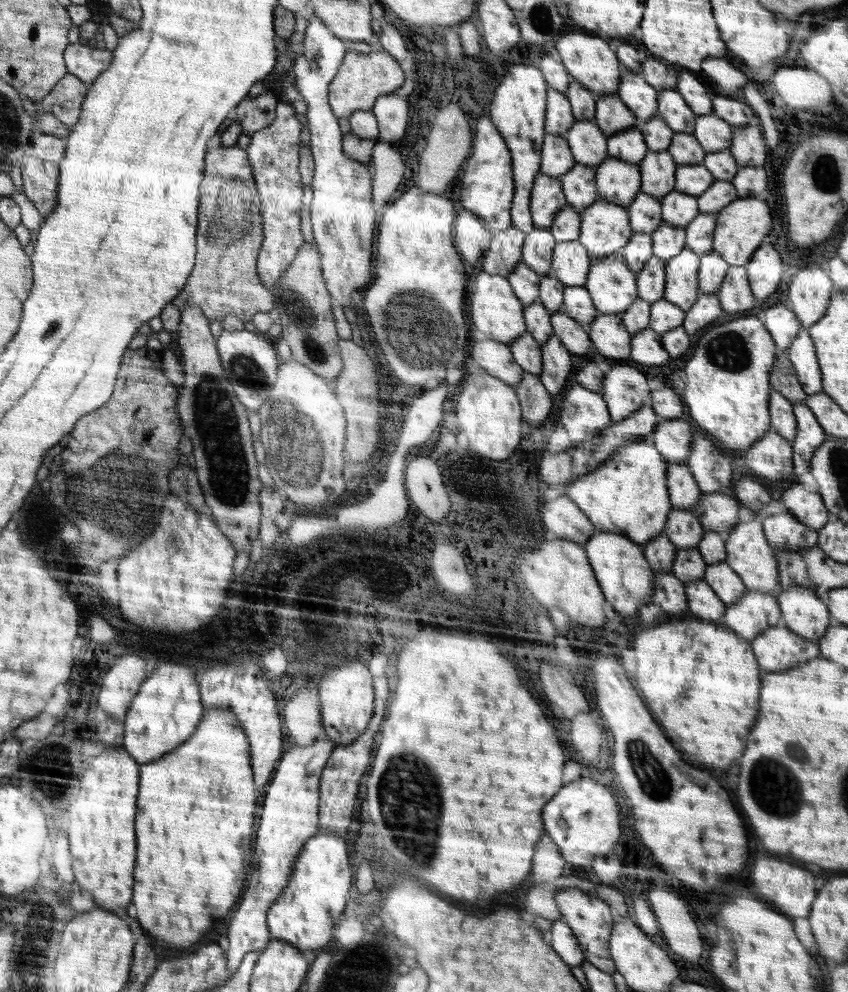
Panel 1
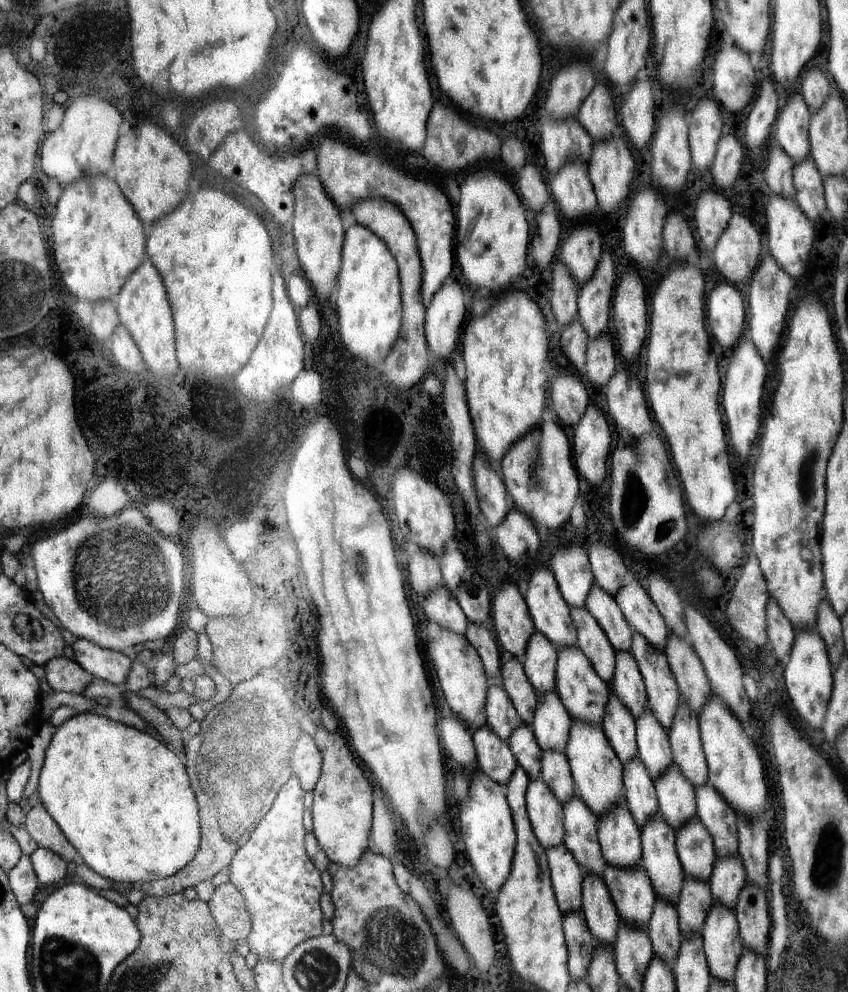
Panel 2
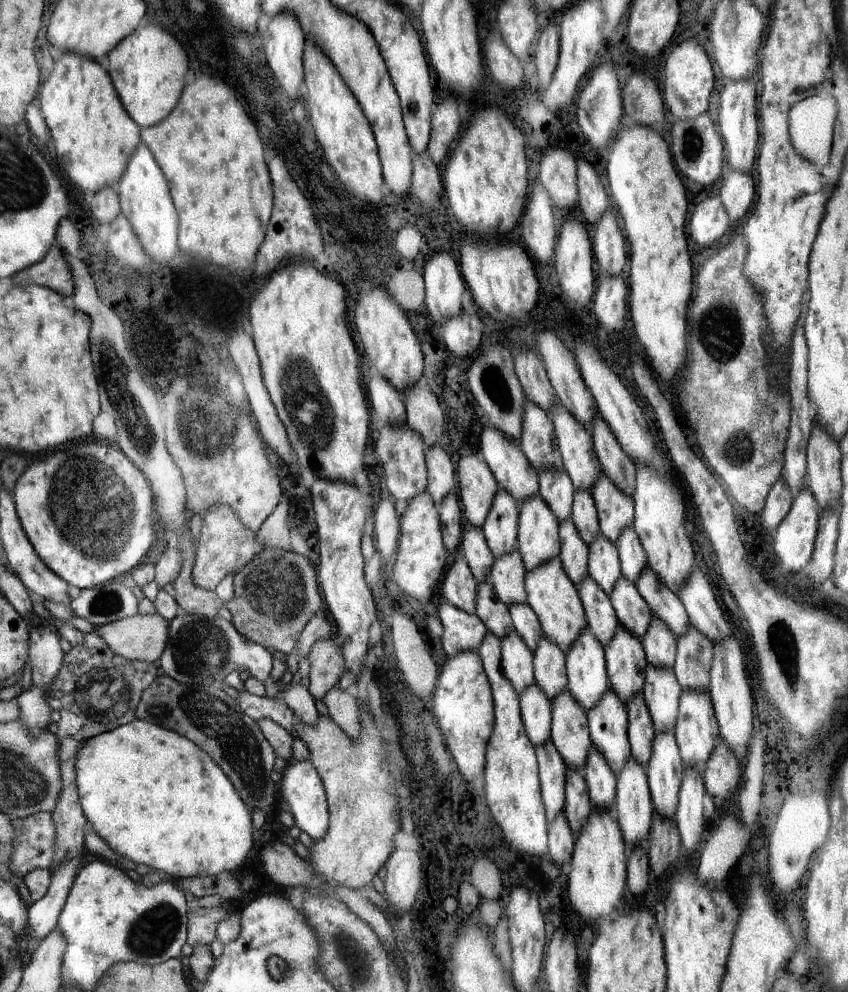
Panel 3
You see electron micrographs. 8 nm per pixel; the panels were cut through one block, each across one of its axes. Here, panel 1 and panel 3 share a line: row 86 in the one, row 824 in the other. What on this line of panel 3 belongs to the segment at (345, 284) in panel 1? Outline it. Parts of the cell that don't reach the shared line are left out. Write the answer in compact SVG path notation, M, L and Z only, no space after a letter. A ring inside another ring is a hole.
M310 759L294 761L284 768L278 780L281 801L288 803L293 820L302 833L310 836L314 841L322 840L329 832L329 808L325 795L325 788Z

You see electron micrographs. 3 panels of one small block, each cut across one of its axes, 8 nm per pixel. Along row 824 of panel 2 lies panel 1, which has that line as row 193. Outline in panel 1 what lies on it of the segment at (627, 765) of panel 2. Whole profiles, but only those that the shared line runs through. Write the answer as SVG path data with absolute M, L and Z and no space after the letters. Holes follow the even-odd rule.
M638 192L632 205L626 208L633 233L642 232L650 235L661 225L663 219L660 204L656 198Z

